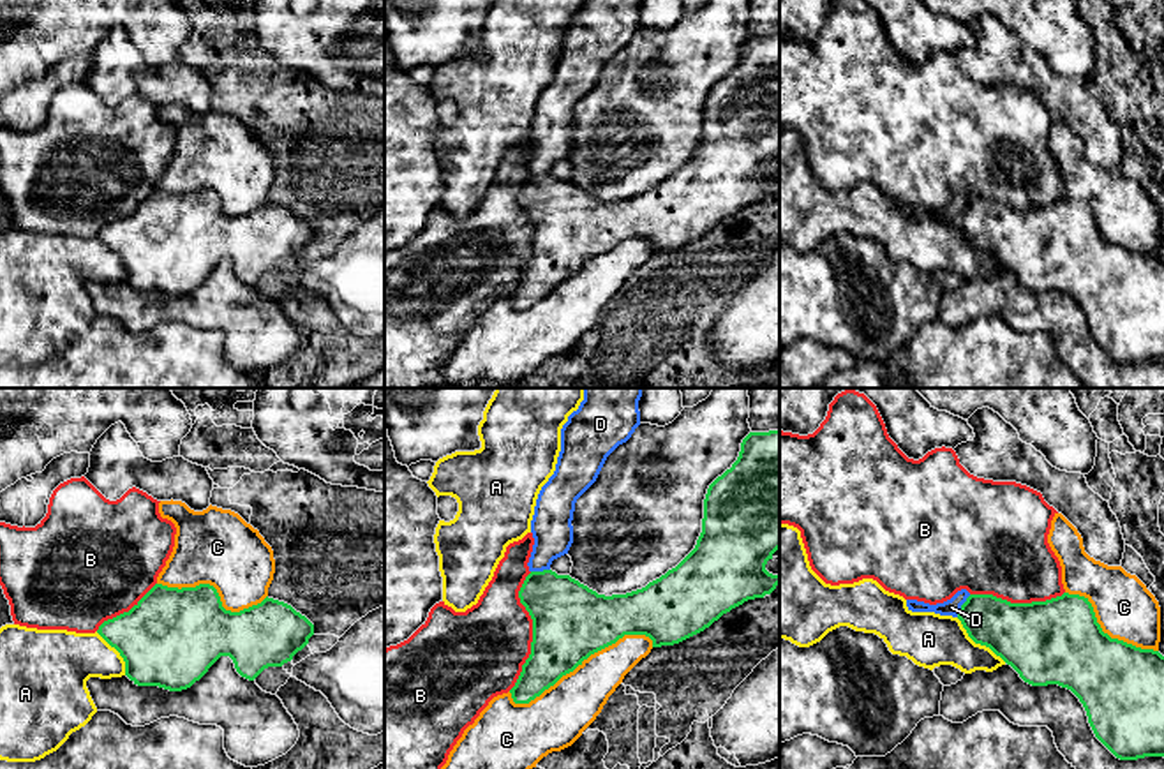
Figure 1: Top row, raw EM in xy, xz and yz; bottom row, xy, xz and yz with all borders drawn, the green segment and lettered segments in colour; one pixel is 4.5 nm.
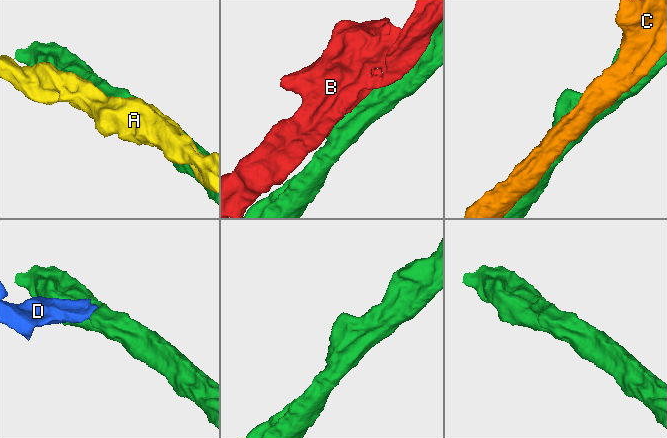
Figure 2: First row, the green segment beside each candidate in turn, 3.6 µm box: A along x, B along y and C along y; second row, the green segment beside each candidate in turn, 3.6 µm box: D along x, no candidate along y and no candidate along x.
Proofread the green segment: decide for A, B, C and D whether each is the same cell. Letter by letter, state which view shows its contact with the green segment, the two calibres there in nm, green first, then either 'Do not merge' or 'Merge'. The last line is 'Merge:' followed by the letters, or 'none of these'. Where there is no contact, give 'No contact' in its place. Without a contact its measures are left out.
A: Touches green in yz. Thickness 320 nm (green) against 240 nm. Do not merge
B: Touches green in xz. Thickness 360 nm (green) against 380 nm. Do not merge
C: Touches green in xz. Thickness 360 nm (green) against 260 nm. Do not merge
D: Touches green in yz. Thickness 240 nm (green) against 80 nm. Do not merge
Merge: none of these

